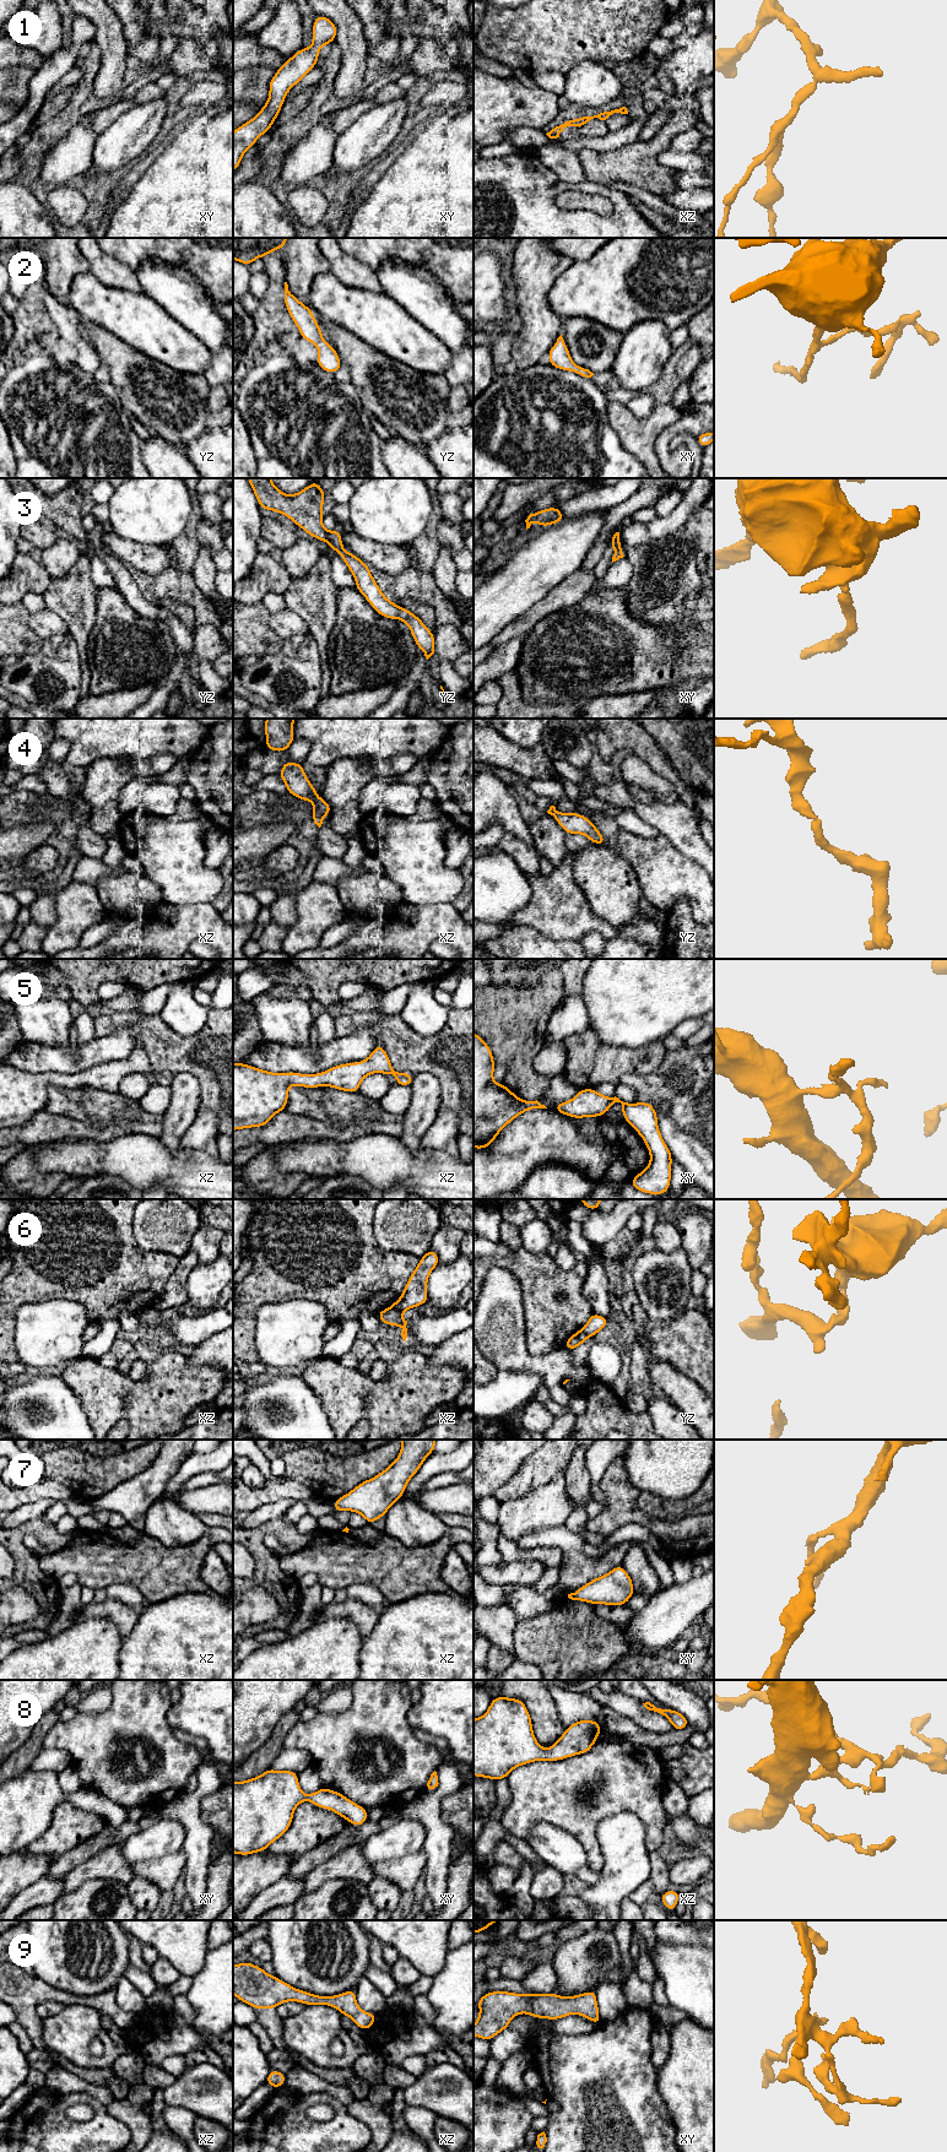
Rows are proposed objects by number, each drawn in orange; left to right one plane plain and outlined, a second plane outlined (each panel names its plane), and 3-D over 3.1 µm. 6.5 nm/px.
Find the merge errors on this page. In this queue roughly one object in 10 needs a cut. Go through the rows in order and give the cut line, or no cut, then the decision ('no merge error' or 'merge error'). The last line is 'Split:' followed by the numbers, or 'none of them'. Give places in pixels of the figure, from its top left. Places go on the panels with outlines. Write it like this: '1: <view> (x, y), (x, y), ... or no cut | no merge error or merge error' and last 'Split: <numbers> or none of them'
1: no cut | no merge error
2: no cut | no merge error
3: no cut | no merge error
4: no cut | no merge error
5: no cut | no merge error
6: xz (389, 1307), (401, 1312) | merge error
7: no cut | no merge error
8: no cut | no merge error
9: no cut | no merge error
Split: 6

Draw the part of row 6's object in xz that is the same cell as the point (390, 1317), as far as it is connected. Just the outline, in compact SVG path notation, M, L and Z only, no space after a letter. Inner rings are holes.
M389 1307L389 1308L385 1308L383 1311L379 1311L377 1313L377 1316L388 1327L389 1326L399 1326L399 1327L401 1327L402 1328L401 1335L402 1335L404 1341L406 1341L406 1338L407 1338L407 1328L406 1328L407 1321L404 1319L402 1312L393 1310L393 1308Z

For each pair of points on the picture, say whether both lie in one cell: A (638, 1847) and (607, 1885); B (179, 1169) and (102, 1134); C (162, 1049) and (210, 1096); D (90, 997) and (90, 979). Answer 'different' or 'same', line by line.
A: same
B: different
C: same
D: same

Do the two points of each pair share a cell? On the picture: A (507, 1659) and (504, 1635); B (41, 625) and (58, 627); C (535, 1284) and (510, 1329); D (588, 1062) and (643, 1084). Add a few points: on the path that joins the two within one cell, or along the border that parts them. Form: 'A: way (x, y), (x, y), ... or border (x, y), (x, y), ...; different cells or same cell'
A: border (492, 1644), (509, 1652), (514, 1657); different cells
B: way (44, 625), (54, 625); same cell
C: border (515, 1278), (521, 1291), (526, 1334); different cells
D: border (650, 1072), (644, 1074), (624, 1073), (618, 1082); different cells

